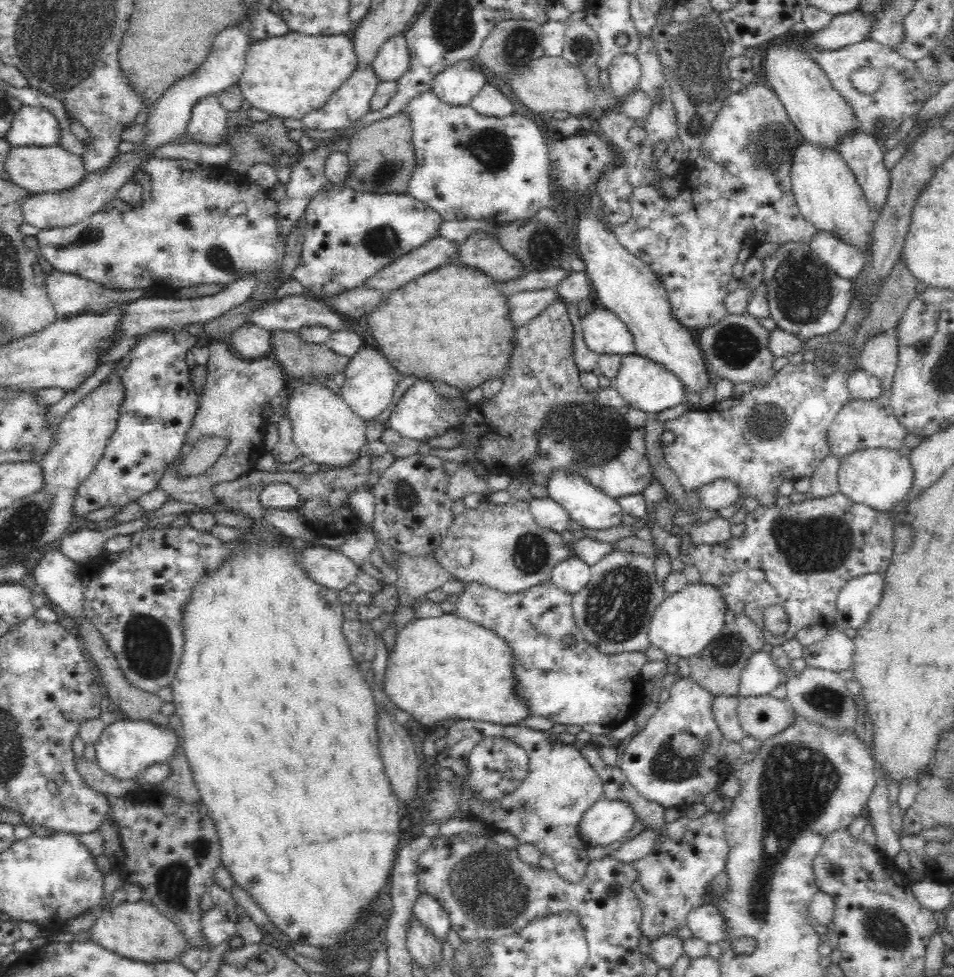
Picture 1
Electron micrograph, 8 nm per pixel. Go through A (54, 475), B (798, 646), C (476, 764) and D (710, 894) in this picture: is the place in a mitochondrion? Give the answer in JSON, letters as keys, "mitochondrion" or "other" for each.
{"A":"other","B":"other","C":"other","D":"other"}

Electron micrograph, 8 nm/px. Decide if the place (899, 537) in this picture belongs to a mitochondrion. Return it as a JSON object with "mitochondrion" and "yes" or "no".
{"mitochondrion":"yes"}

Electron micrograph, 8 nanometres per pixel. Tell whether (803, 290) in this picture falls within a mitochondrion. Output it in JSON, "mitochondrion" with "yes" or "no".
{"mitochondrion":"yes"}

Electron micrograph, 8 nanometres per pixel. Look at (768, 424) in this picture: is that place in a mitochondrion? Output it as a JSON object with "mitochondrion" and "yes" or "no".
{"mitochondrion":"yes"}

